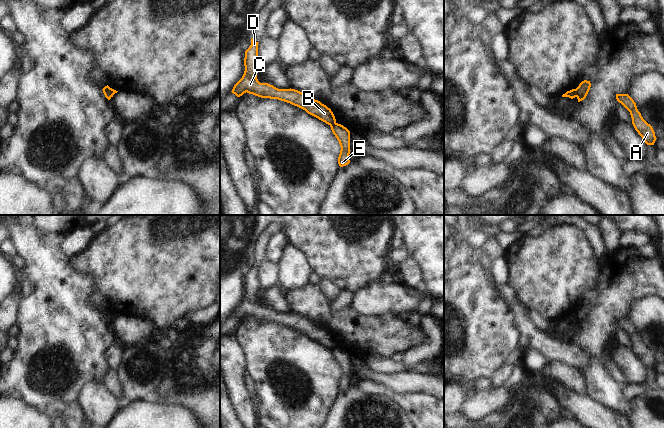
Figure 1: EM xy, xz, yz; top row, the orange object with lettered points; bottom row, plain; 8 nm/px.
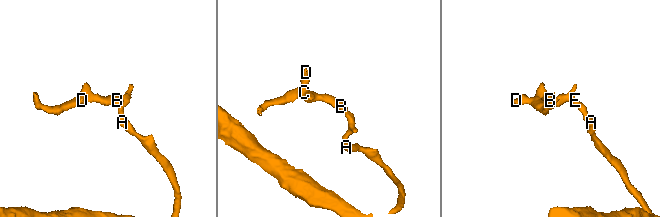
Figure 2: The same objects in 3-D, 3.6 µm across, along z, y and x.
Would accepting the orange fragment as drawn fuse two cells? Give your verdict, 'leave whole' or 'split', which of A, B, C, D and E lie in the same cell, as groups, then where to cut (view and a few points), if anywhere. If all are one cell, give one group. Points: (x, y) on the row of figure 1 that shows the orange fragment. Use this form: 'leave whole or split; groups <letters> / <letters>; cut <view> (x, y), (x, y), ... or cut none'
split; groups A E / B C D; cut yz (575, 89), (577, 96)

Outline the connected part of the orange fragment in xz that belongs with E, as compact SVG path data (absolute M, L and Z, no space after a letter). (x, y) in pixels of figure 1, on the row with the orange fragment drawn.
M335 123L330 125L331 130L337 140L339 141L341 150L338 157L338 164L340 167L346 166L350 163L350 131L341 124Z

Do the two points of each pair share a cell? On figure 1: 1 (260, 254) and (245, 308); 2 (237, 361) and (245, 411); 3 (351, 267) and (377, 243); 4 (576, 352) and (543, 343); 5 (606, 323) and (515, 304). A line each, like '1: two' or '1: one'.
1: one
2: one
3: one
4: one
5: two

